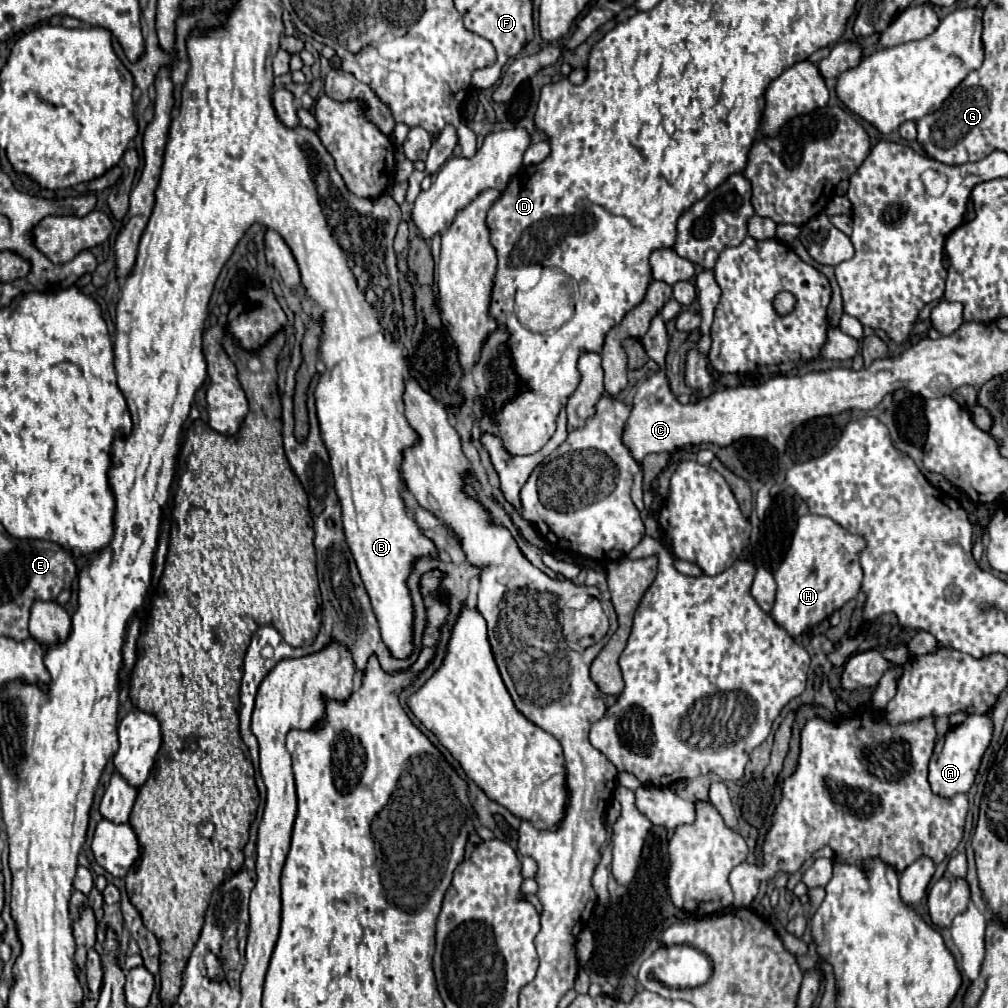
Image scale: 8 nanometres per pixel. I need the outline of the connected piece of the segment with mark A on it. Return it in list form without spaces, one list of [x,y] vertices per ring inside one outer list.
[[[969,716],[965,722],[951,728],[941,740],[937,740],[935,752],[929,760],[929,784],[933,794],[951,798],[955,794],[969,792],[969,788],[973,786],[975,774],[979,770],[981,758],[991,742],[991,734],[993,734],[993,726],[987,716]]]

